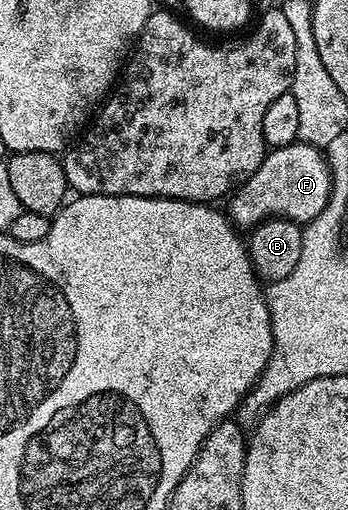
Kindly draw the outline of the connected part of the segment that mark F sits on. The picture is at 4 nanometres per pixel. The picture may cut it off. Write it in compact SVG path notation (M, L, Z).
M296 141L268 150L258 169L230 196L229 218L239 229L256 227L267 219L292 219L306 225L321 213L321 209L325 209L330 192L331 170L326 154L318 147Z

